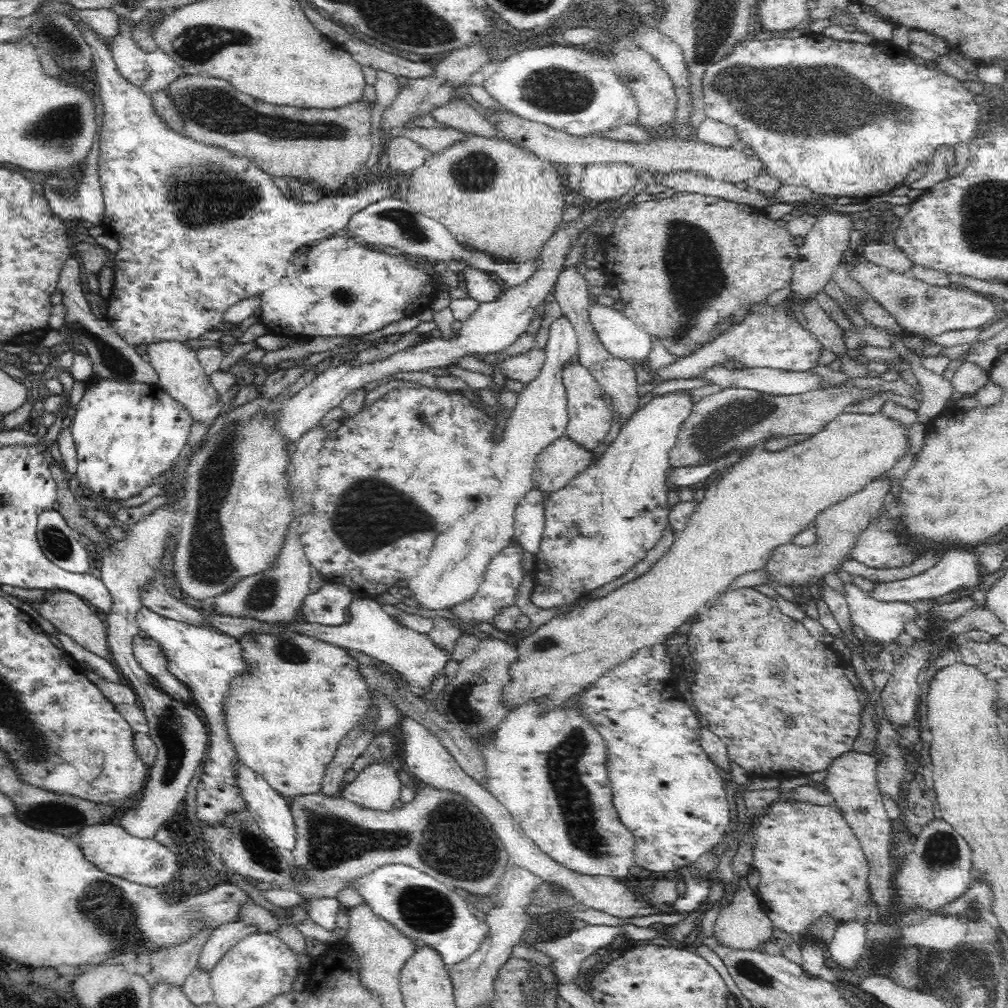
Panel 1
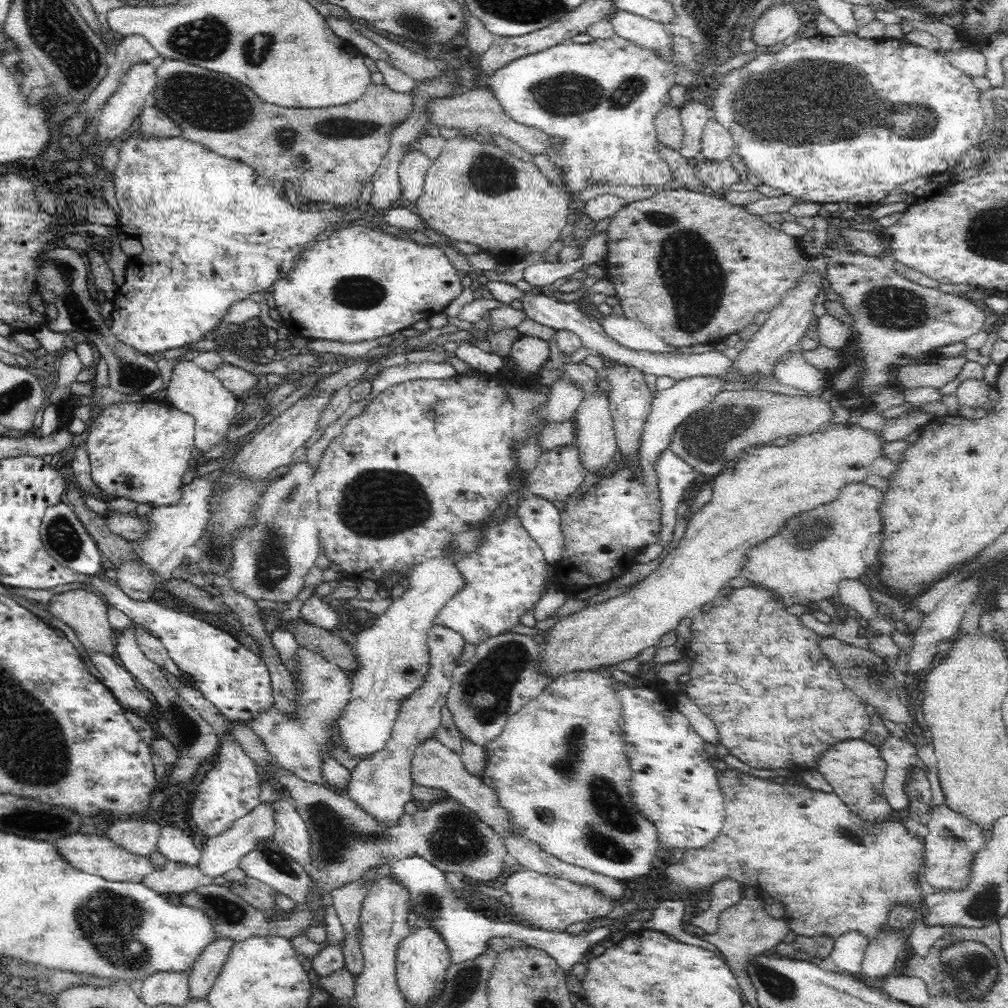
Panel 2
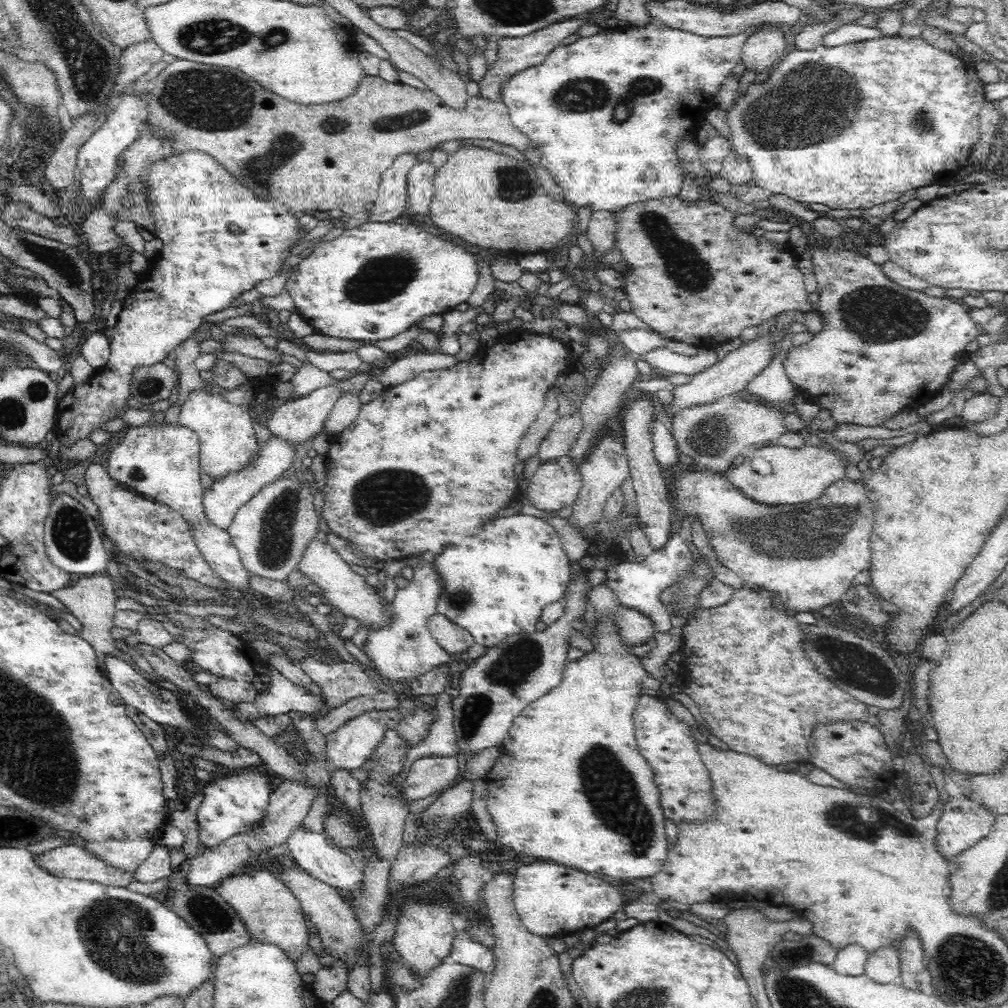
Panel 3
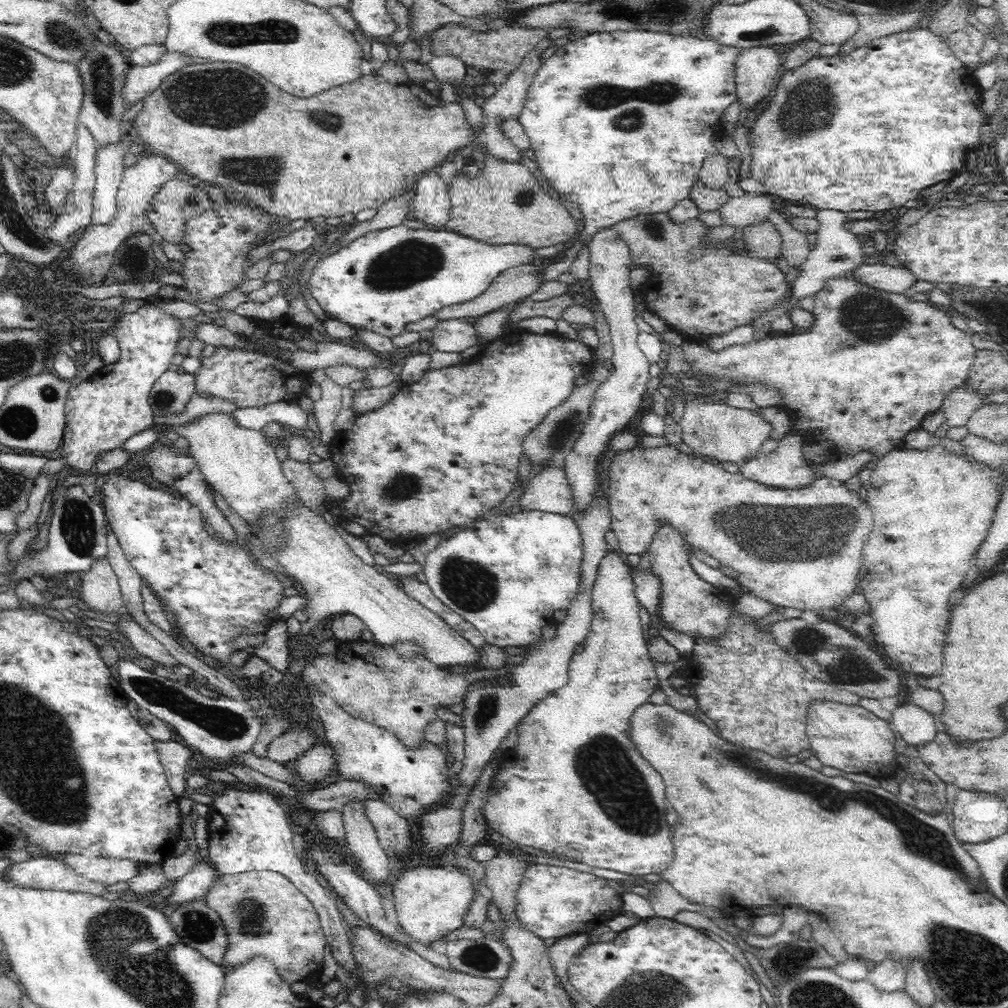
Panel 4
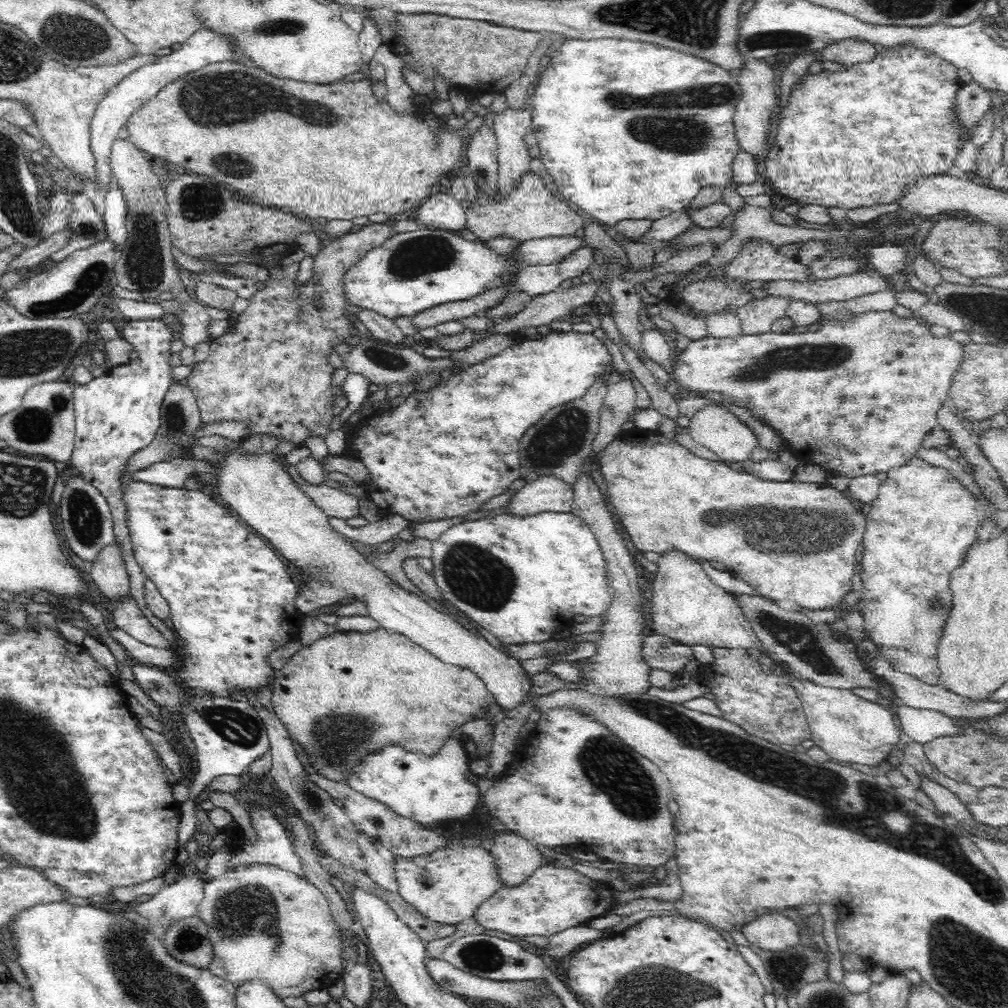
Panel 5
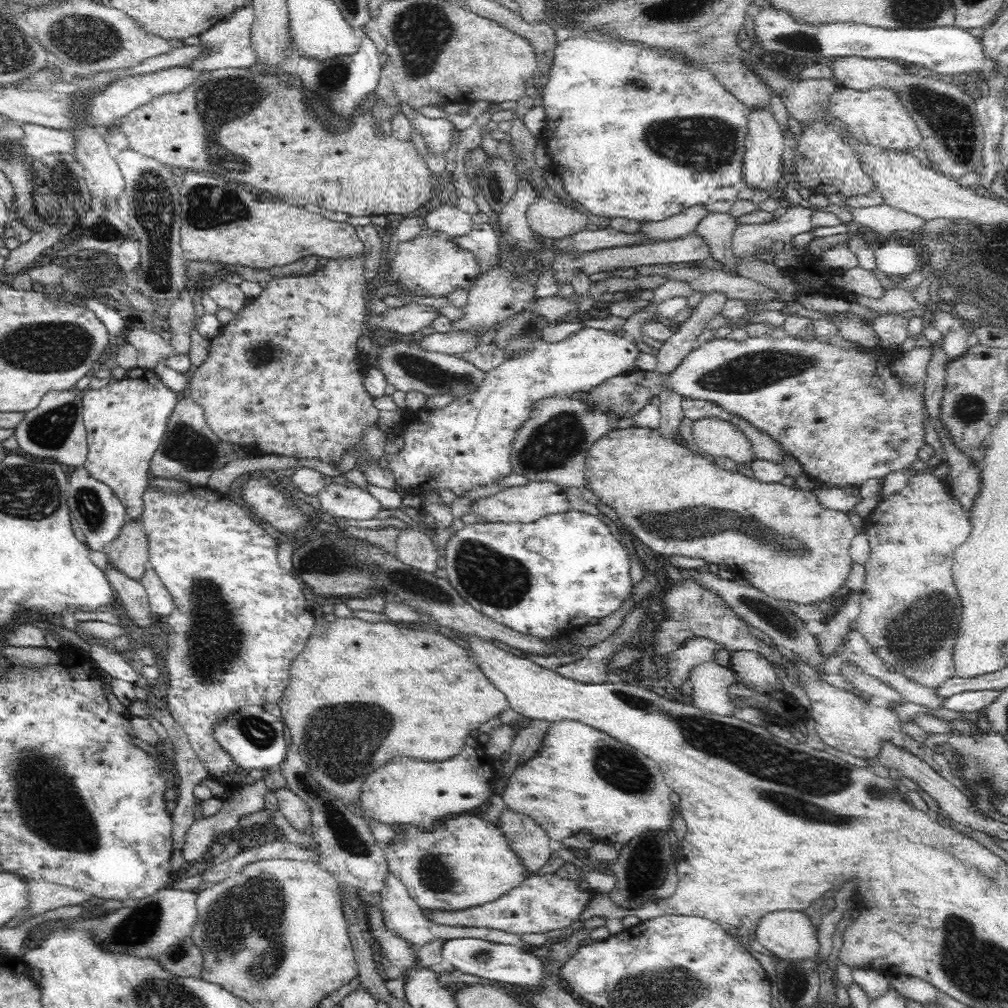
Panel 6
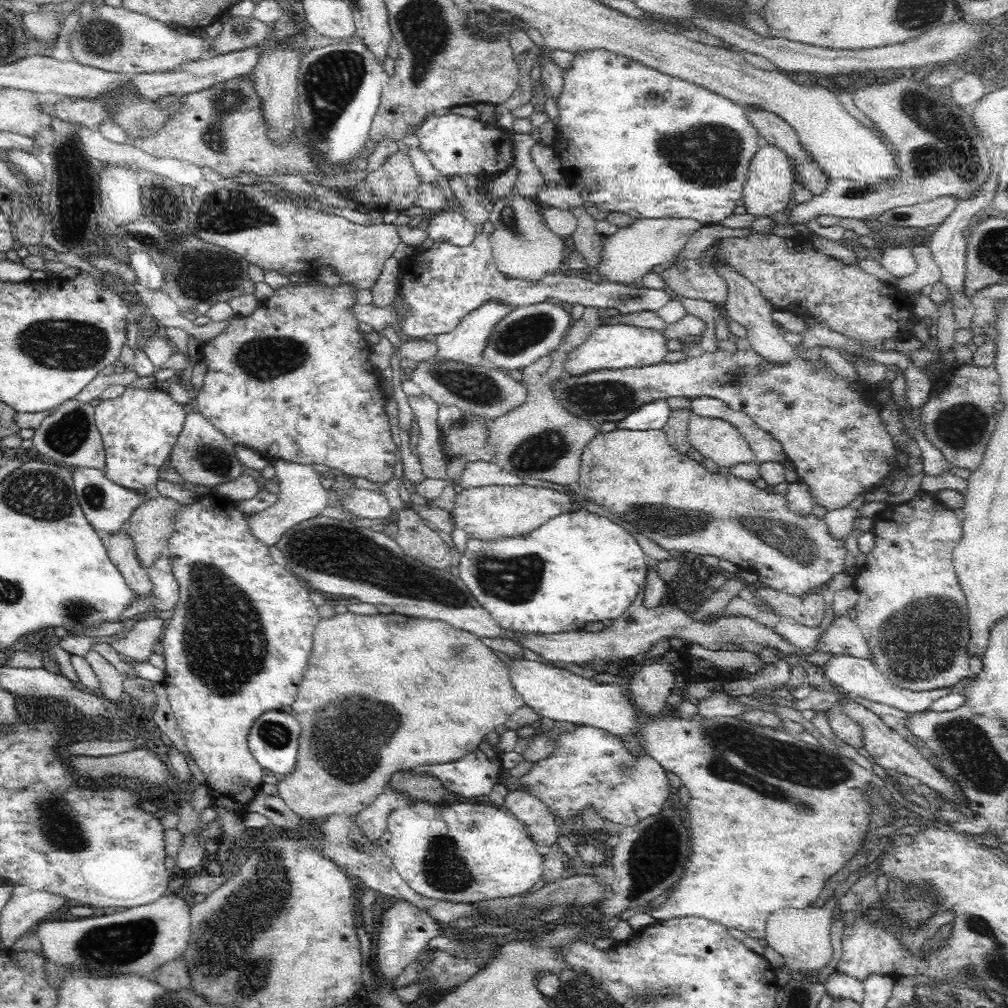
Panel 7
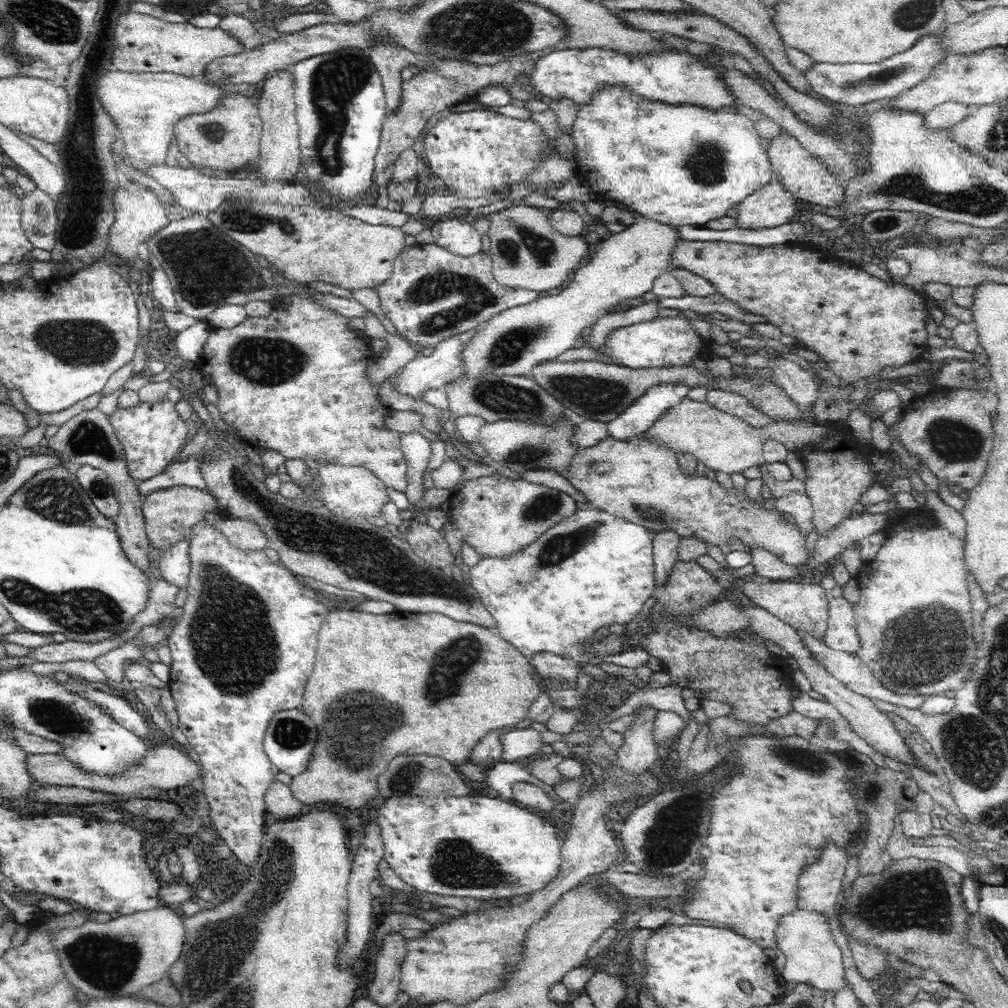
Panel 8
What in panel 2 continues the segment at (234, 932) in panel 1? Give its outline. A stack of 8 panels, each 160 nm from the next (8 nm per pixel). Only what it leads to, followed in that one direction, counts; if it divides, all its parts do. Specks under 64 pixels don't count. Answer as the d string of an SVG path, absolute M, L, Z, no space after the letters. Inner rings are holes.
M218 937L204 947L189 970L189 995L207 996L234 943L232 937Z

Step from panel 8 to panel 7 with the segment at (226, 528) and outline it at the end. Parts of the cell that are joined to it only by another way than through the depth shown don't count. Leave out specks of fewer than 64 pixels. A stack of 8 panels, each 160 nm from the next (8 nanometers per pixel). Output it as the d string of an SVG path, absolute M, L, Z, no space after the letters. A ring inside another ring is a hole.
M278 460L275 467L275 479L280 484L278 500L271 507L248 516L248 523L254 536L268 546L274 546L290 528L298 526L304 520L320 516L322 510L328 506L328 492L322 487L320 476L310 465L296 464Z

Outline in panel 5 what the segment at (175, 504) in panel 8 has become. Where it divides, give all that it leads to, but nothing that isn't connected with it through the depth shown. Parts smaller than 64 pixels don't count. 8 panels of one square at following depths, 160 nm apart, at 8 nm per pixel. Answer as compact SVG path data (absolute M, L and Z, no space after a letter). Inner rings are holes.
M115 544L104 547L97 554L96 560L92 563L92 568L90 568L88 576L92 576L92 584L96 586L98 594L102 594L106 600L118 603L118 600L127 597L129 591L128 575L124 570L118 547Z

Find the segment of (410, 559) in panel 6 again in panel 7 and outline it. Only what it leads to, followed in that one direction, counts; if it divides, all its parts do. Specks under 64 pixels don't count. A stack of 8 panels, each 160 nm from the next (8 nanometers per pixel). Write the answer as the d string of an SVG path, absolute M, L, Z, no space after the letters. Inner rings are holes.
M407 506L397 515L396 523L398 536L395 541L406 556L411 556L430 568L449 570L450 547L442 540L437 530Z

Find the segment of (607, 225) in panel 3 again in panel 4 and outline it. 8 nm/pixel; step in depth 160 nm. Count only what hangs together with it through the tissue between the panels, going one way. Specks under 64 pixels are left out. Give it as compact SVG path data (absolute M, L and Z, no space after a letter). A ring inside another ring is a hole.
M604 227L589 238L587 247L590 251L589 279L597 302L606 316L614 354L610 358L608 378L594 390L582 432L576 438L572 450L565 456L564 470L574 493L573 511L581 511L589 503L592 491L598 485L595 472L598 456L601 456L608 439L612 438L610 436L624 429L630 418L638 412L638 406L643 402L642 397L647 396L647 383L651 378L650 363L637 344L640 331L635 322L637 304L630 288L629 272L632 262L629 246L613 227Z

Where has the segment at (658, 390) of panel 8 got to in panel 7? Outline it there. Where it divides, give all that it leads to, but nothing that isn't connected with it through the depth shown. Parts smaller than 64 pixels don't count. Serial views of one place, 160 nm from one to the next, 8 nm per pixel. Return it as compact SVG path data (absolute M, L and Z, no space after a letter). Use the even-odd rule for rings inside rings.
M660 399L646 404L629 414L624 420L620 420L618 428L633 431L660 430L667 421L670 411L666 399Z

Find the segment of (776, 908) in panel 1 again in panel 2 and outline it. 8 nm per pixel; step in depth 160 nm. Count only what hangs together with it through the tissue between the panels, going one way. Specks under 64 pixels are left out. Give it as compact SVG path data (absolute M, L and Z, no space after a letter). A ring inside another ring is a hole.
M730 767L725 771L717 772L719 780L719 788L722 791L723 800L726 810L726 821L720 831L720 834L716 836L716 840L712 844L700 850L684 850L684 857L682 863L672 863L674 866L670 866L666 870L666 874L670 876L670 882L664 884L666 888L676 898L679 894L686 897L685 901L694 902L689 899L689 896L694 896L697 891L704 888L711 887L715 882L726 878L726 876L732 876L736 880L740 880L740 884L756 884L757 892L766 891L768 896L772 896L772 900L778 900L782 906L784 906L783 919L786 921L786 926L795 935L801 936L832 936L835 940L838 936L847 934L848 932L856 931L862 932L869 940L872 940L876 934L882 932L882 928L886 927L887 922L887 910L892 904L897 902L906 903L908 906L918 906L919 909L923 908L922 890L920 889L920 883L918 882L917 872L922 869L922 854L923 852L923 837L912 836L900 822L889 820L886 823L874 825L868 825L868 823L862 823L858 817L854 816L852 812L840 801L840 798L832 793L826 793L824 791L816 791L810 788L805 788L800 784L792 781L792 779L776 780L760 778L745 774L738 769Z

